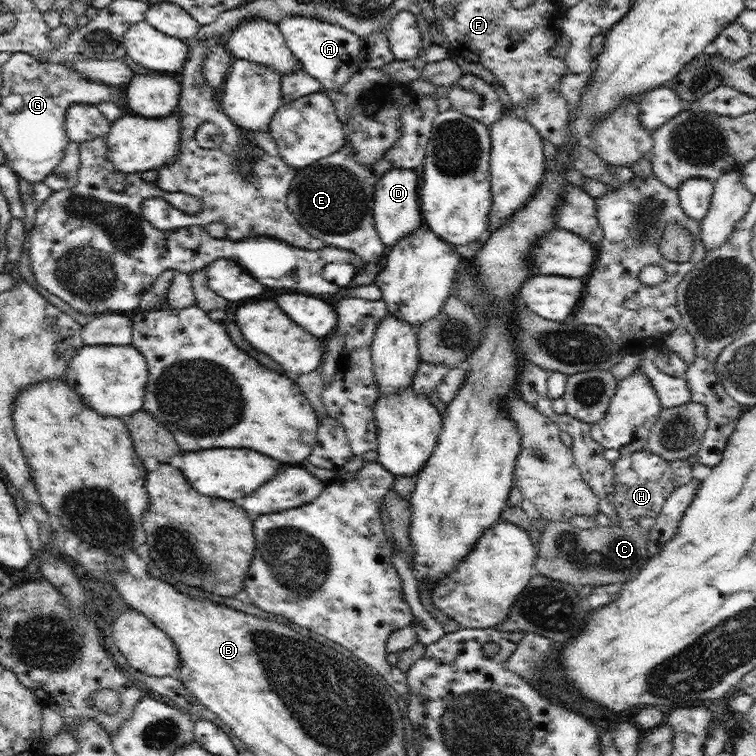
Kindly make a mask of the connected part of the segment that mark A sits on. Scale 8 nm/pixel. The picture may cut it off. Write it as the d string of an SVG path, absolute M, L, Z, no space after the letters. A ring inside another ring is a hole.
M304 15L285 16L278 22L280 32L285 38L288 48L296 56L302 68L322 83L322 91L338 90L358 68L358 57L364 40L356 33L328 21Z

